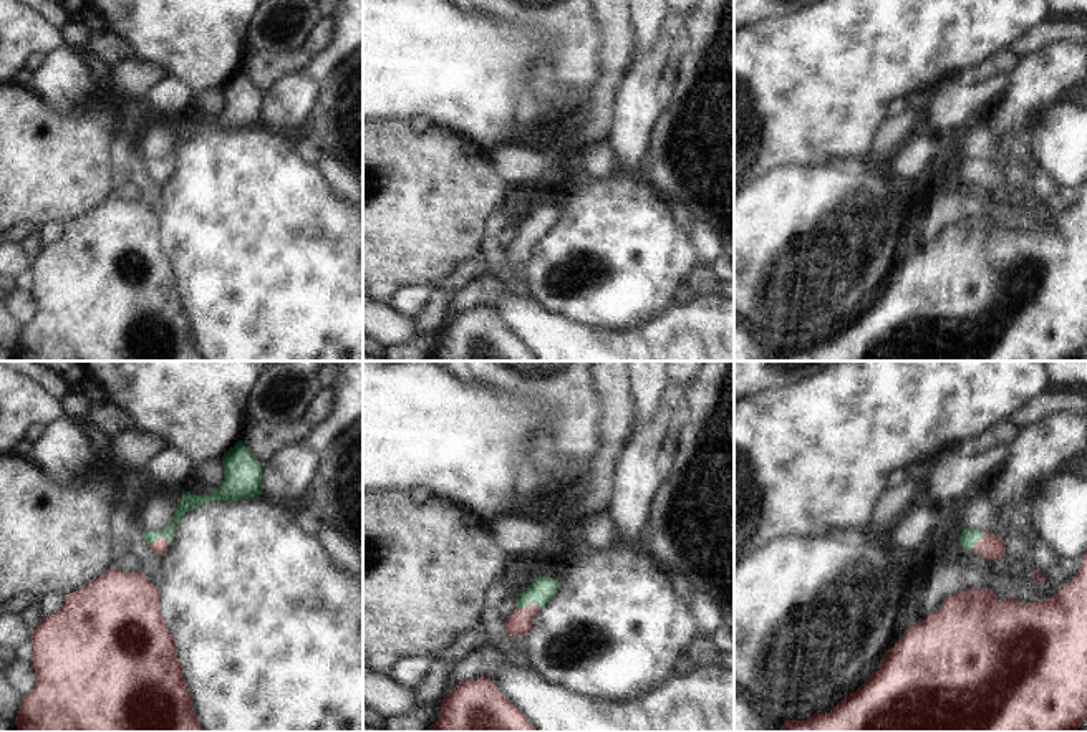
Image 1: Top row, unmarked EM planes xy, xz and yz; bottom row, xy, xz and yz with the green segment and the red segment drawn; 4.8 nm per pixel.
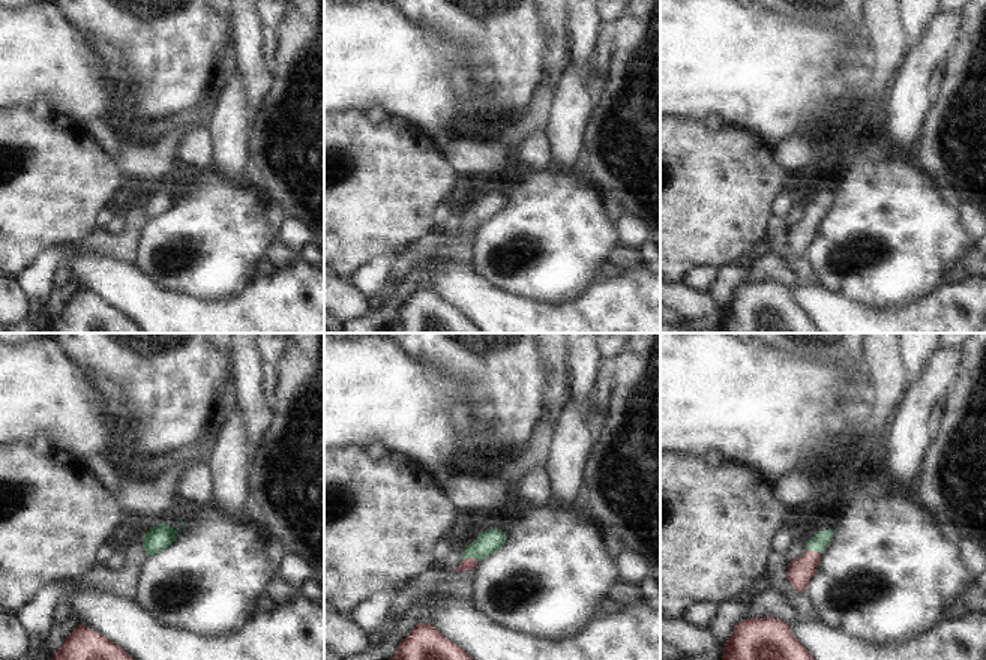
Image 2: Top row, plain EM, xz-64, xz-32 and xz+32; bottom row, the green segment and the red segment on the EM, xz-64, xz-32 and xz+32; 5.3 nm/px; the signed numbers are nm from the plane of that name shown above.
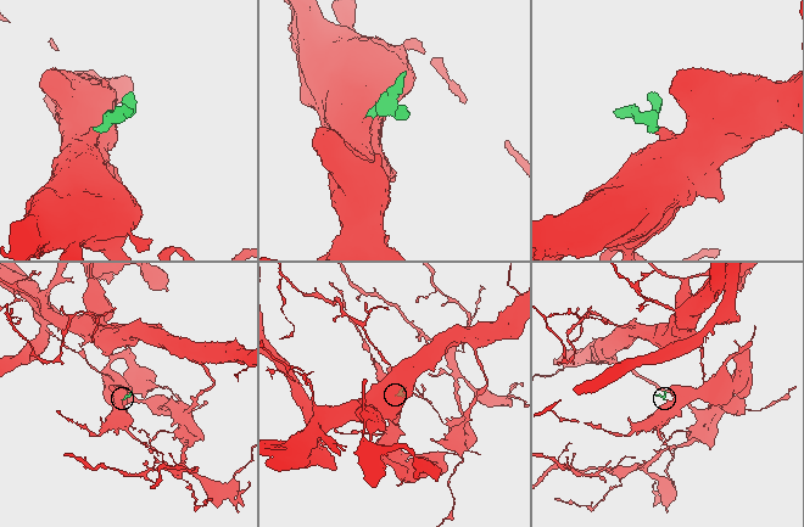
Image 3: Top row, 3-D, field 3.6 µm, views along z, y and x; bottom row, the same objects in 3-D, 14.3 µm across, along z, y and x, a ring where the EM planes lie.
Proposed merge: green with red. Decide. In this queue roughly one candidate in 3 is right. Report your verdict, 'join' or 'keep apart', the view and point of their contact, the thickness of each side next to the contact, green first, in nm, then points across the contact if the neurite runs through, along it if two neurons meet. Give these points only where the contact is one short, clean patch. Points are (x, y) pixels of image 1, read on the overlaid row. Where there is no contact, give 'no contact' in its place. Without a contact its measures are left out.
join; contact xz (527, 605); calibres 120 and 120 nm; way xz (542, 590), (527, 605), (519, 621)

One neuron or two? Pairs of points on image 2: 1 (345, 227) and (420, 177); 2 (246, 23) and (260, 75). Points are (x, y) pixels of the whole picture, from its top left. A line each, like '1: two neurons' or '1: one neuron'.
1: one neuron
2: one neuron

